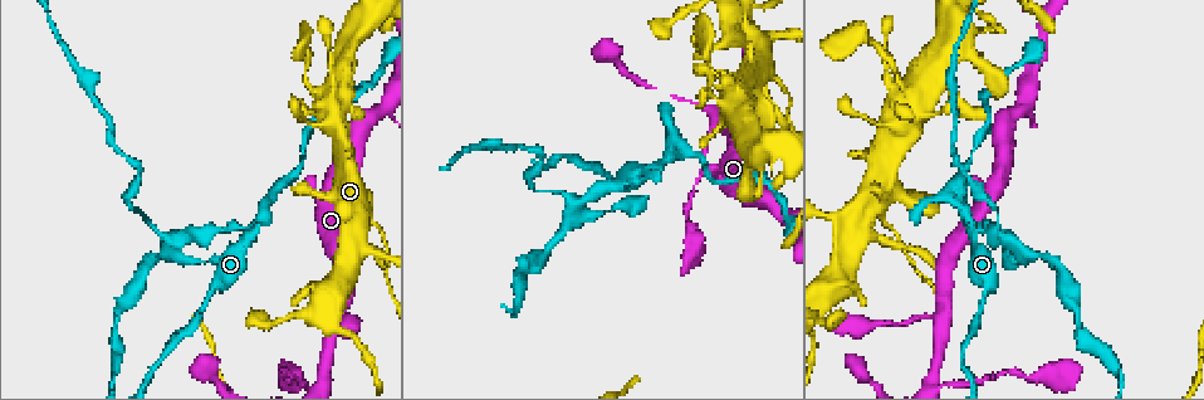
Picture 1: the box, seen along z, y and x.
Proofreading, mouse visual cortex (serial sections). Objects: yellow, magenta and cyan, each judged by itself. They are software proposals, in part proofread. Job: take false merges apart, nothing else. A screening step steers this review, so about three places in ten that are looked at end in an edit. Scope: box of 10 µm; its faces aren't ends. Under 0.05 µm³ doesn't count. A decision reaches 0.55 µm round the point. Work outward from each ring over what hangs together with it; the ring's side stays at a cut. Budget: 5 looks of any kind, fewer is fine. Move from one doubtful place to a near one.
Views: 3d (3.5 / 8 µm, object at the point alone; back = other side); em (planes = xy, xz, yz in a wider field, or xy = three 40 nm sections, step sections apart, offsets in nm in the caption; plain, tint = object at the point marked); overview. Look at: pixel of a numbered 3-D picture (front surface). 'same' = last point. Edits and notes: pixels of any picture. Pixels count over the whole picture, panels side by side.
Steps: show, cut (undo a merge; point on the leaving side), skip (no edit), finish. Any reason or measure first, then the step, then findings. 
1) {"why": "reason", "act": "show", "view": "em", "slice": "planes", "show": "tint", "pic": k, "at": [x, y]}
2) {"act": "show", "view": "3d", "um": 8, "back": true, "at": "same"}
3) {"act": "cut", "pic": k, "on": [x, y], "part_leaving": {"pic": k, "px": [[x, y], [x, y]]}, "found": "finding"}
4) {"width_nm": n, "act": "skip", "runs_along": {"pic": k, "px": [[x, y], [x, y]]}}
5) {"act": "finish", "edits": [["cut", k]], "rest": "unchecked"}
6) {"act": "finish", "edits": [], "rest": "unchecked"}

{"why": "narrows sharply", "act": "show", "view": "3d", "um": 8, "pic": 1, "at": [655, 166]}

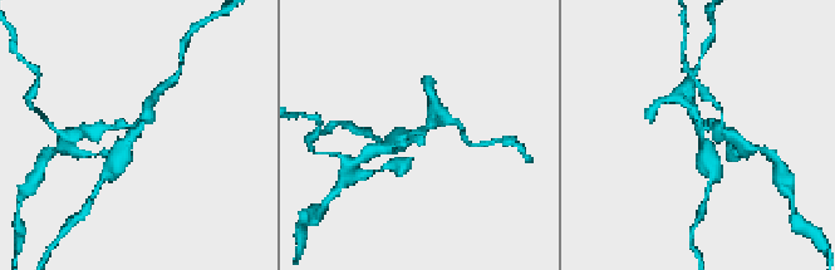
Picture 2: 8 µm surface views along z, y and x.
{"arms": 3, "arm_widths_nm": [200, 200, 350], "act": "show", "view": "em", "slice": "xy", "step": 5, "show": "tint", "at": "same"}

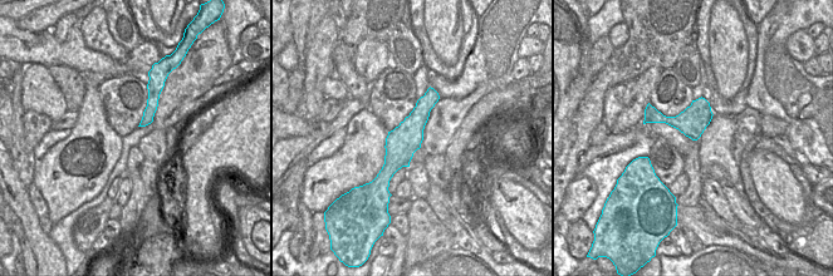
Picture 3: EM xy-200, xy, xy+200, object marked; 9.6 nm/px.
{"act": "cut", "pic": 2, "on": [406, 161], "part_leaving": {"pic": 2, "px": [[420, 134], [413, 142], [372, 152]]}, "found": "two cells meet here"}

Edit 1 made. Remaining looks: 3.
{"why": "looks like a crossing", "act": "show", "view": "3d", "um": 3.5, "pic": 1, "at": [739, 93]}

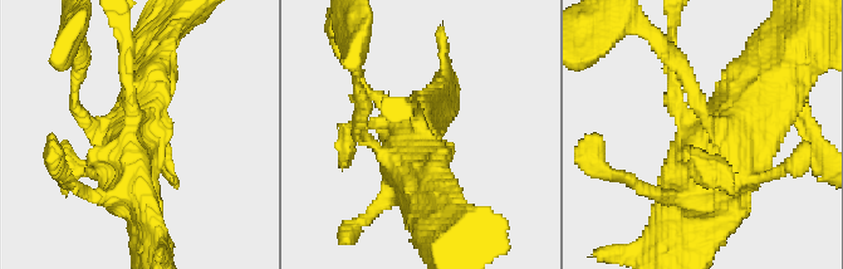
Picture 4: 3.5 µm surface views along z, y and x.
{"act": "show", "view": "em", "slice": "xy", "step": 1, "show": "tint", "pic": 4, "at": [698, 123]}

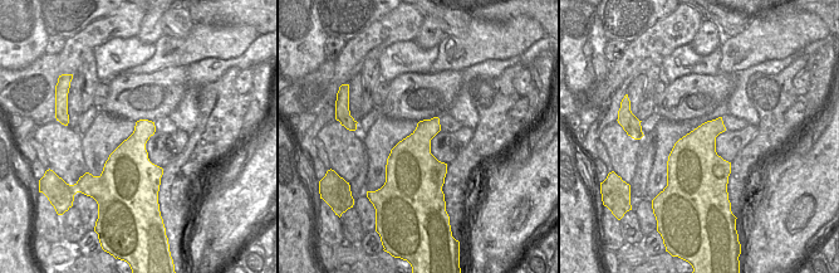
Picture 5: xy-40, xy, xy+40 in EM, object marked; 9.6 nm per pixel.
{"act": "skip", "found": "all the same cell"}

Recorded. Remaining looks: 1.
{"act": "finish", "edits": [["cut", 2]], "rest": "unchecked"}

